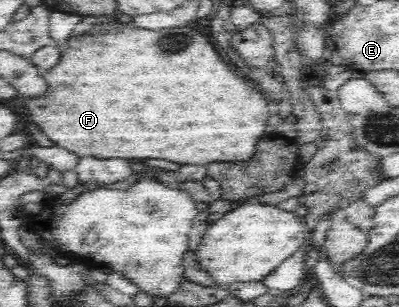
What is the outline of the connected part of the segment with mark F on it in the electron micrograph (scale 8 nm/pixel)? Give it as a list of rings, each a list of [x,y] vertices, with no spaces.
[[[79,16],[79,23],[75,26],[71,37],[67,41],[67,49],[61,55],[59,63],[48,69],[43,74],[43,80],[47,83],[47,93],[43,97],[27,98],[25,107],[29,109],[29,115],[35,125],[43,131],[43,135],[53,141],[59,147],[65,147],[77,157],[94,157],[99,159],[167,159],[181,165],[209,165],[215,162],[243,163],[253,157],[257,142],[265,137],[267,118],[270,116],[267,104],[268,96],[255,84],[245,83],[244,77],[237,77],[229,65],[221,61],[215,47],[209,42],[207,36],[202,35],[203,29],[209,27],[209,18],[195,18],[193,23],[185,27],[160,29],[139,29],[131,23],[117,22],[110,17]]]

